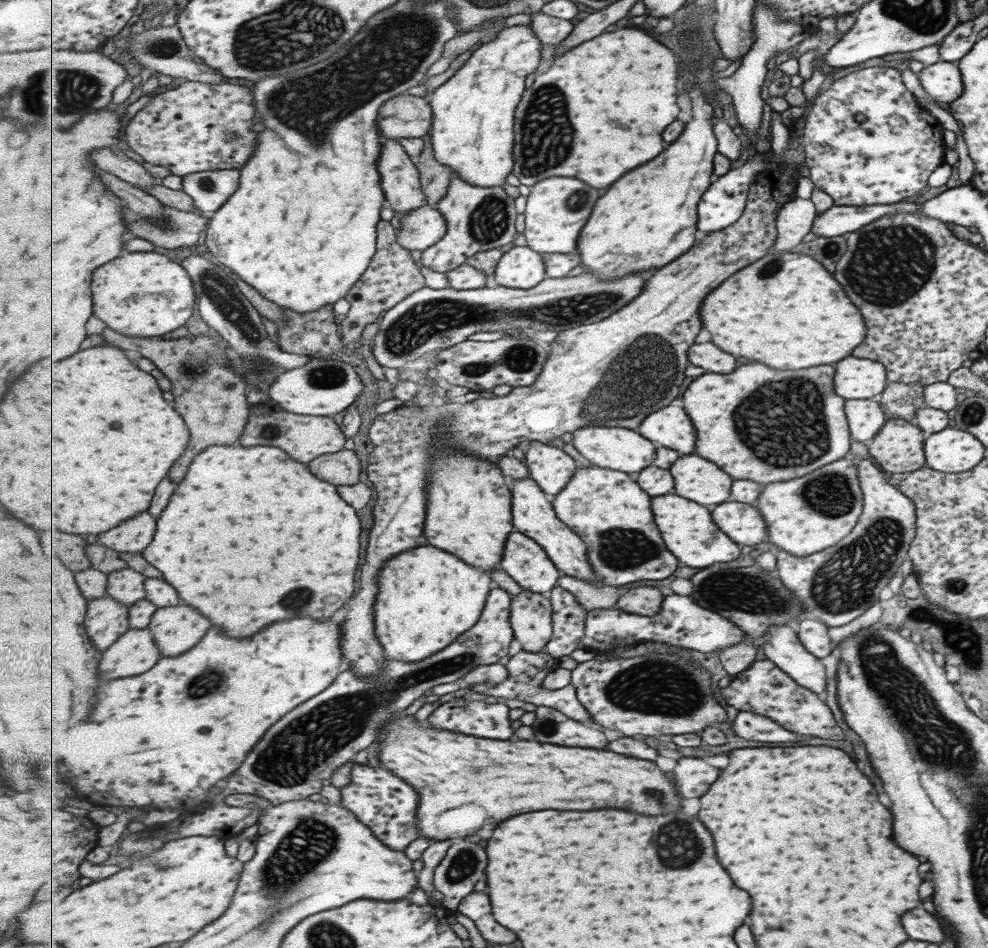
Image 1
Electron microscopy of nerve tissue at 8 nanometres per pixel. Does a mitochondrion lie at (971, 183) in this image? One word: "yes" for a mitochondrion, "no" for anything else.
no

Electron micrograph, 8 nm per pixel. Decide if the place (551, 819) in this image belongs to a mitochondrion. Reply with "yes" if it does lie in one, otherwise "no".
no

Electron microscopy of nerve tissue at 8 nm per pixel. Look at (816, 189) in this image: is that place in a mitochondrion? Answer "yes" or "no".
no

